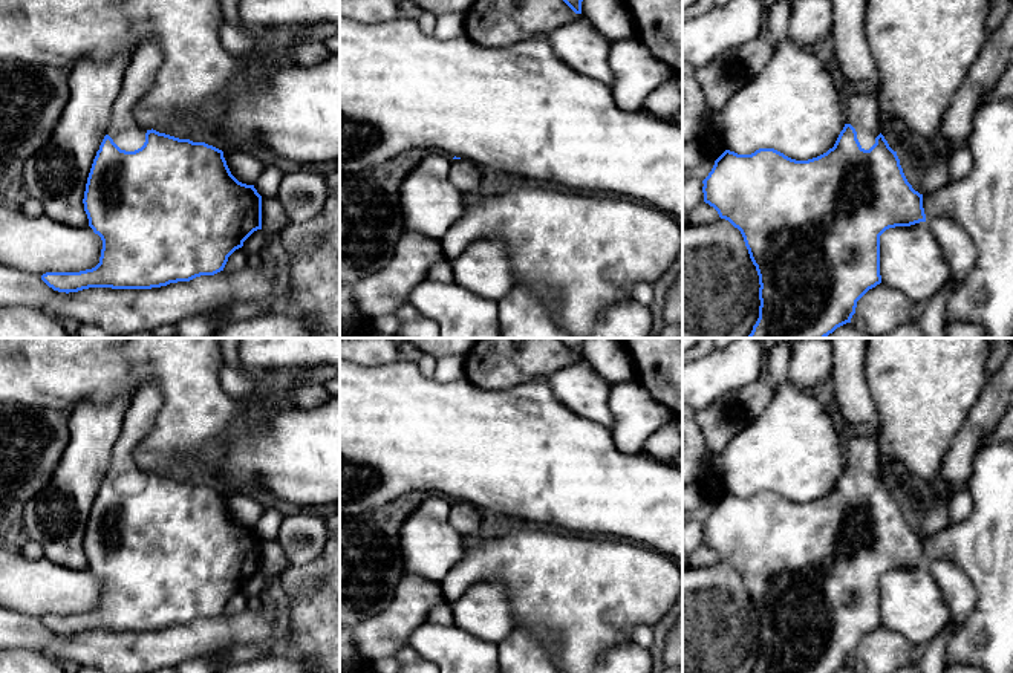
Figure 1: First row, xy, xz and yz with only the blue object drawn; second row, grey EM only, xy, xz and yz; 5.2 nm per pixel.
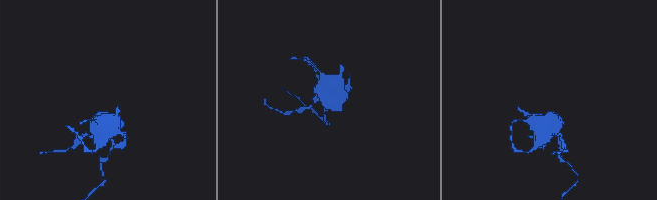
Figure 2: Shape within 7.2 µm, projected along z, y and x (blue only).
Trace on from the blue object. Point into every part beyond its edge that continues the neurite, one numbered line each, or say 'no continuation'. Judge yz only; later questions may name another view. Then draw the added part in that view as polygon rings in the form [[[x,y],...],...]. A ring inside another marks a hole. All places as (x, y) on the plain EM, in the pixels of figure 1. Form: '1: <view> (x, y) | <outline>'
1: yz (862, 453) | [[[868,436],[848,437],[845,444],[845,463],[857,474],[862,491],[869,493],[880,477],[878,441]]]

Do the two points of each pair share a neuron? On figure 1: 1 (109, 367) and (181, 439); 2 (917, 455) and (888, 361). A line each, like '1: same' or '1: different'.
1: same
2: same

